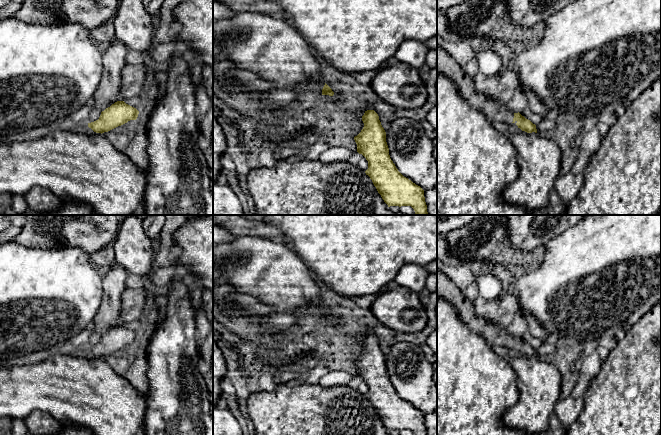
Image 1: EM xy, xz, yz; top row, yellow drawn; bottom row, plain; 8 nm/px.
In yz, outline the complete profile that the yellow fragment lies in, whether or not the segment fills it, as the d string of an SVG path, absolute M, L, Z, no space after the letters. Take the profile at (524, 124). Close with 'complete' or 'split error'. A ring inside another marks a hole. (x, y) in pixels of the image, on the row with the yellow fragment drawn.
M437 45L437 74L447 76L457 88L457 92L474 109L481 111L491 122L515 123L527 133L537 133L536 125L519 112L513 113L498 99L479 94L474 87L473 78L465 73L456 60Z; split error

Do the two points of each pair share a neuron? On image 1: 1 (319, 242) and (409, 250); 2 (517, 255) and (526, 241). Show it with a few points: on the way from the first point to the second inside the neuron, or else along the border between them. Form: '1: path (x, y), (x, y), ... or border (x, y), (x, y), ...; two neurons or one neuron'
1: path (341, 242), (387, 244); one neuron
2: border (507, 229), (515, 248), (530, 251), (543, 244); two neurons

